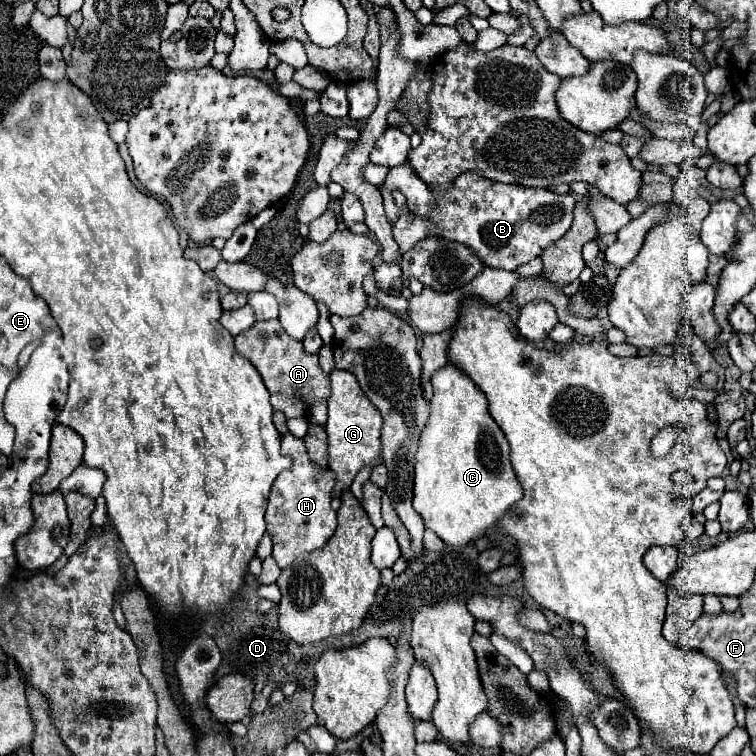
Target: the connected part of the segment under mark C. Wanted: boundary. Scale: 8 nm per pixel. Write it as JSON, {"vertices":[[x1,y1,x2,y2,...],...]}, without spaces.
{"vertices":[[453,364,439,368,433,378,431,416,421,434,419,450,415,456,415,496,413,508,421,514,425,528,433,530,447,546,461,548,477,540,489,526,495,526,501,516,523,496,523,488,513,472,509,460,509,444,497,422,491,418,485,394]]}

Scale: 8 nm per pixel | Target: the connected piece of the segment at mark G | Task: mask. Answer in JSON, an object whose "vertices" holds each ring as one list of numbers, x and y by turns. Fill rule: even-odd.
{"vertices":[[331,370,331,398,327,402,327,434,329,434,329,468,337,476,335,490,349,489,355,474,381,458,379,432,383,426,379,410,369,402,357,384,357,378,345,370]]}

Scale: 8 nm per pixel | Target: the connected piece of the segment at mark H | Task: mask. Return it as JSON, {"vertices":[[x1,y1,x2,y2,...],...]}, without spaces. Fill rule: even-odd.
{"vertices":[[293,434,281,438,281,454,291,456,293,466,281,472,271,488,267,504,267,534,273,540,273,558,281,568,287,568,295,558,321,548,337,528,337,516,331,508,331,490,335,476,329,468,317,468,307,454,305,442]]}

